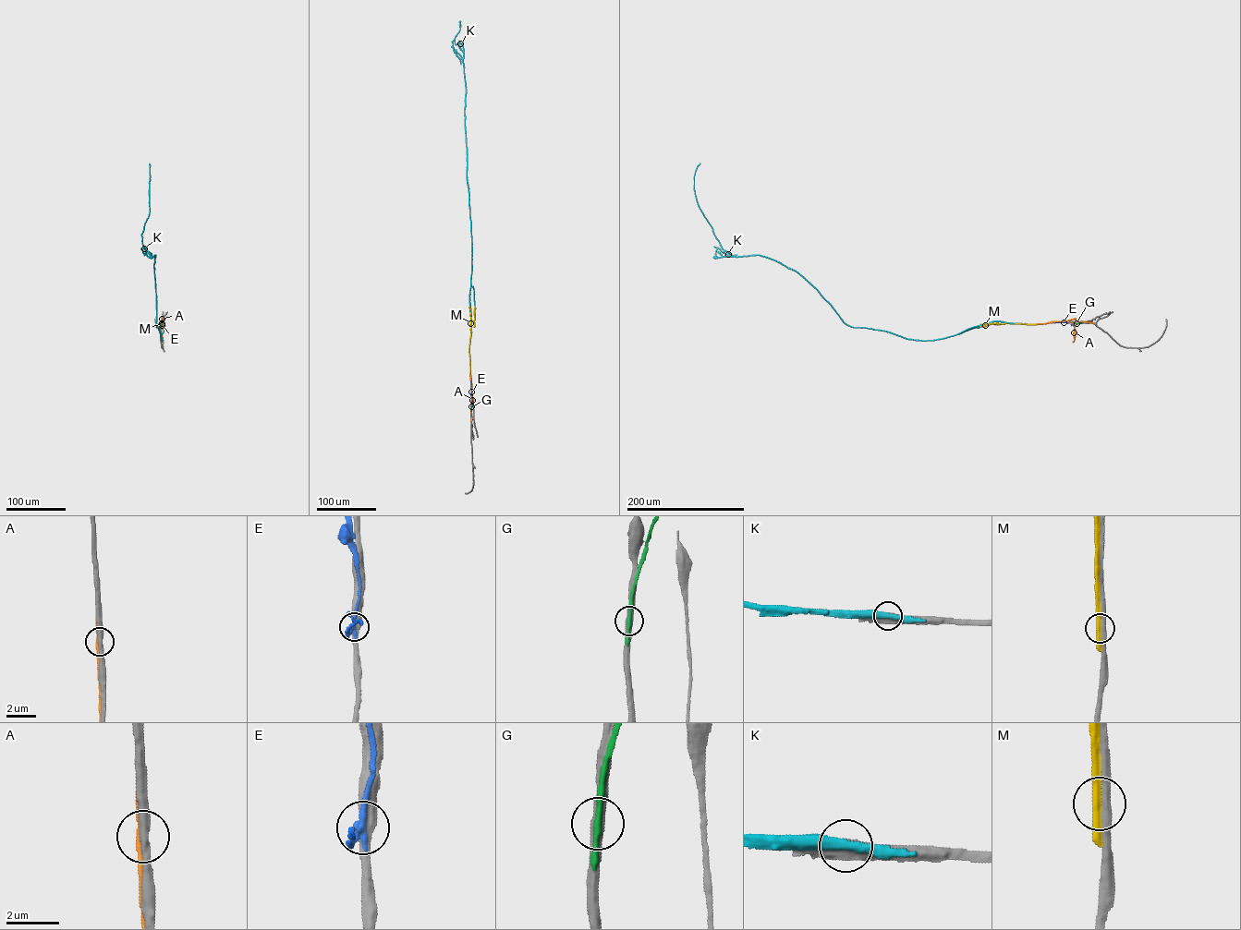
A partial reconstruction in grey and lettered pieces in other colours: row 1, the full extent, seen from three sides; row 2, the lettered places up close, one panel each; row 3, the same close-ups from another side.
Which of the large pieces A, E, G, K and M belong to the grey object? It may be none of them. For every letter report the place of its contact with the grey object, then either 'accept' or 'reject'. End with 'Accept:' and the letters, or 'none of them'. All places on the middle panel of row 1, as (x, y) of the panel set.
A: meets grey at (470, 364); reject
E: meets grey at (471, 398); reject
G: meets grey at (470, 409); reject
K: meets grey at (470, 339); reject
M: meets grey at (470, 370); reject
Accept: none of them

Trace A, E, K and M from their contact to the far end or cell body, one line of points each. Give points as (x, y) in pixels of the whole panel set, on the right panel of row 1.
A: (1037, 324), (1074, 319), (1093, 323), (1091, 321)
E: (1072, 321), (1053, 322)
K: (1012, 323), (993, 320), (926, 341), (847, 325), (796, 271), (723, 248), (697, 199), (700, 163)
M: (1043, 323), (979, 326)

